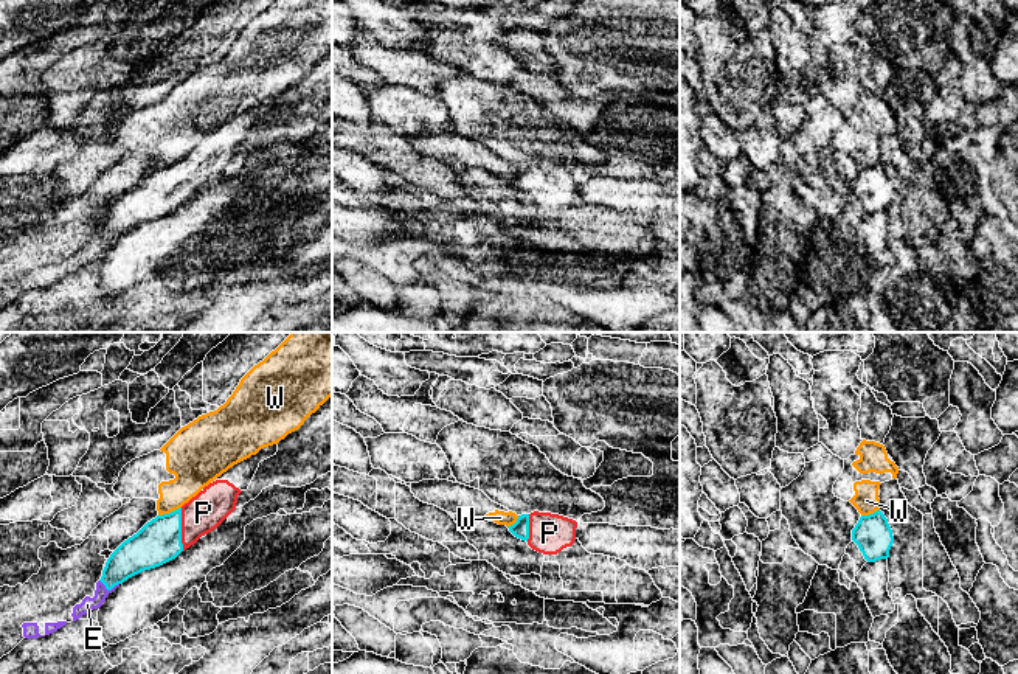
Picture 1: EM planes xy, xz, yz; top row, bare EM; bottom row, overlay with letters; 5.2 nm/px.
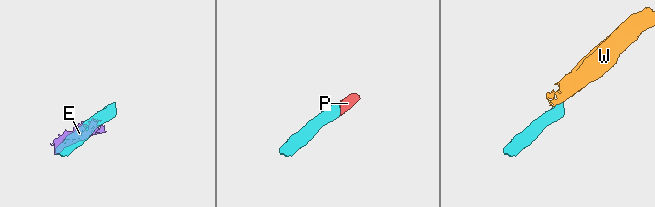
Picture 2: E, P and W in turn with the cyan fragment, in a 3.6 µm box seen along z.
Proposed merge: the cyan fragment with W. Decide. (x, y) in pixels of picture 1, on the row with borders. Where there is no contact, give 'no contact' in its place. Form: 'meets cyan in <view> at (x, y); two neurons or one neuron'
meets cyan in xy at (169, 513); two neurons

